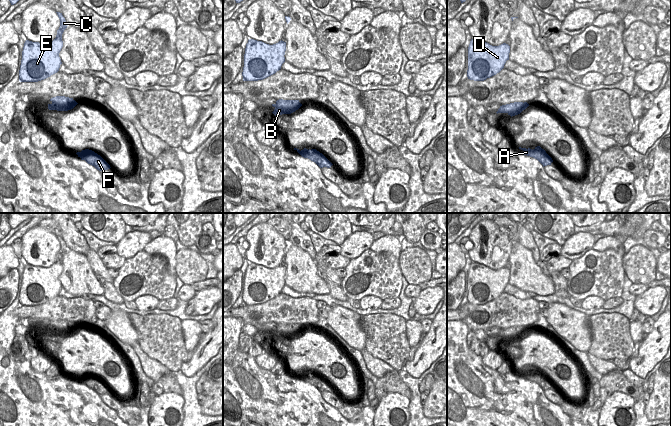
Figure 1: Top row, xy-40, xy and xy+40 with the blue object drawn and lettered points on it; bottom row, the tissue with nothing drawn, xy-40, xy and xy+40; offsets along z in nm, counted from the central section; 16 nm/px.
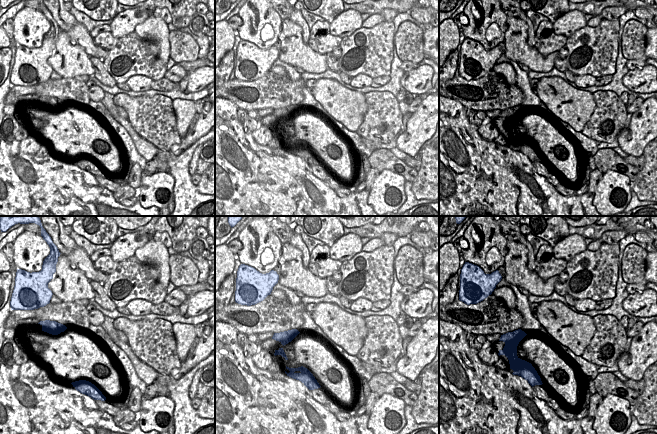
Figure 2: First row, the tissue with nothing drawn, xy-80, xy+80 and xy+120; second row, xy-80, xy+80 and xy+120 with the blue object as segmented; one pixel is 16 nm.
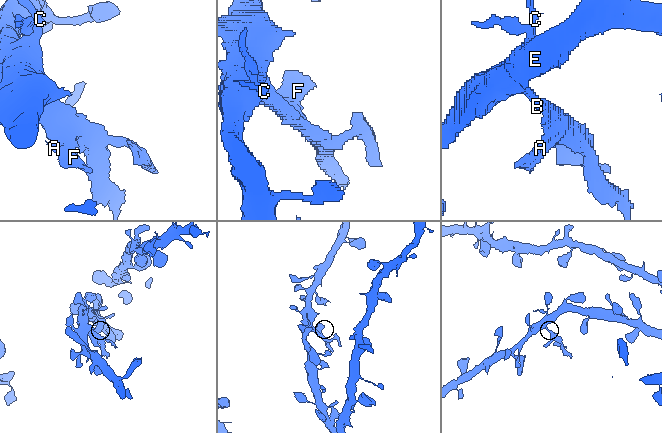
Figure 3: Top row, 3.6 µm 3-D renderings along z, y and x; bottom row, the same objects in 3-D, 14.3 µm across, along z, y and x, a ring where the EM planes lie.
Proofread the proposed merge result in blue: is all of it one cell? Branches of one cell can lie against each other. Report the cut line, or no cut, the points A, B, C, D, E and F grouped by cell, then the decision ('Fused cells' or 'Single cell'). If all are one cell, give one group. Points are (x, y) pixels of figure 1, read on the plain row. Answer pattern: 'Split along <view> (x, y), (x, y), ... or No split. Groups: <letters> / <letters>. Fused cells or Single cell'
Split along xy (300, 327), (288, 331), (283, 337). Groups: A F / B C D E. Fused cells.

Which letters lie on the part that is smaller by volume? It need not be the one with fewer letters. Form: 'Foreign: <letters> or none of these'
Foreign: A, F

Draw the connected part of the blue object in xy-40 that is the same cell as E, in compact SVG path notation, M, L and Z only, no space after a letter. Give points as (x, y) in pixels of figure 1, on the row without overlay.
M56 236L60 251L56 262L49 268L26 264L19 294L20 306L38 306L59 295L62 288L59 277L63 271L62 258L69 249L62 237Z

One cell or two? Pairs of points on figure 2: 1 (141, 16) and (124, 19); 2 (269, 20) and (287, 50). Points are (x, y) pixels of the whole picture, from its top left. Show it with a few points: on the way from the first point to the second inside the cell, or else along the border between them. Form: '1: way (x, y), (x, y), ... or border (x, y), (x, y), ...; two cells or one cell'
1: way (137, 16), (128, 19); one cell
2: border (282, 20), (282, 26), (277, 39); two cells

